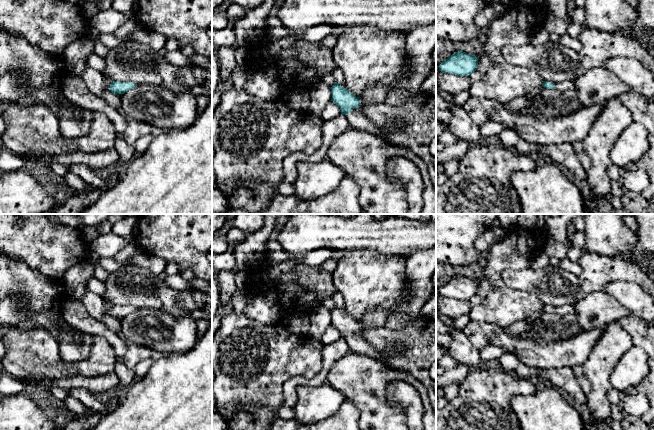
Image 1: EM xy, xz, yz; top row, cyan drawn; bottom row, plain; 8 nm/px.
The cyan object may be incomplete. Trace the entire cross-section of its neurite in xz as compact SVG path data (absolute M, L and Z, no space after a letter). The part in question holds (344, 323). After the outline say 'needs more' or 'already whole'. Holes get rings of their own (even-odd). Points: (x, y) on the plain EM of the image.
M337 306L330 313L332 318L331 325L340 332L341 338L346 340L351 353L369 356L382 362L385 367L394 369L392 364L386 361L374 347L367 344L362 337L361 326L358 321Z; needs more

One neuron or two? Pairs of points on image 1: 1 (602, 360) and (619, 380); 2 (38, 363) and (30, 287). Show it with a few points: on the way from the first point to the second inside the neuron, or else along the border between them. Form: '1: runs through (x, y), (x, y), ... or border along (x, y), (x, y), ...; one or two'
1: border along (626, 351), (611, 373), (611, 386); two
2: border along (10, 326), (21, 329), (45, 327), (56, 335); two

